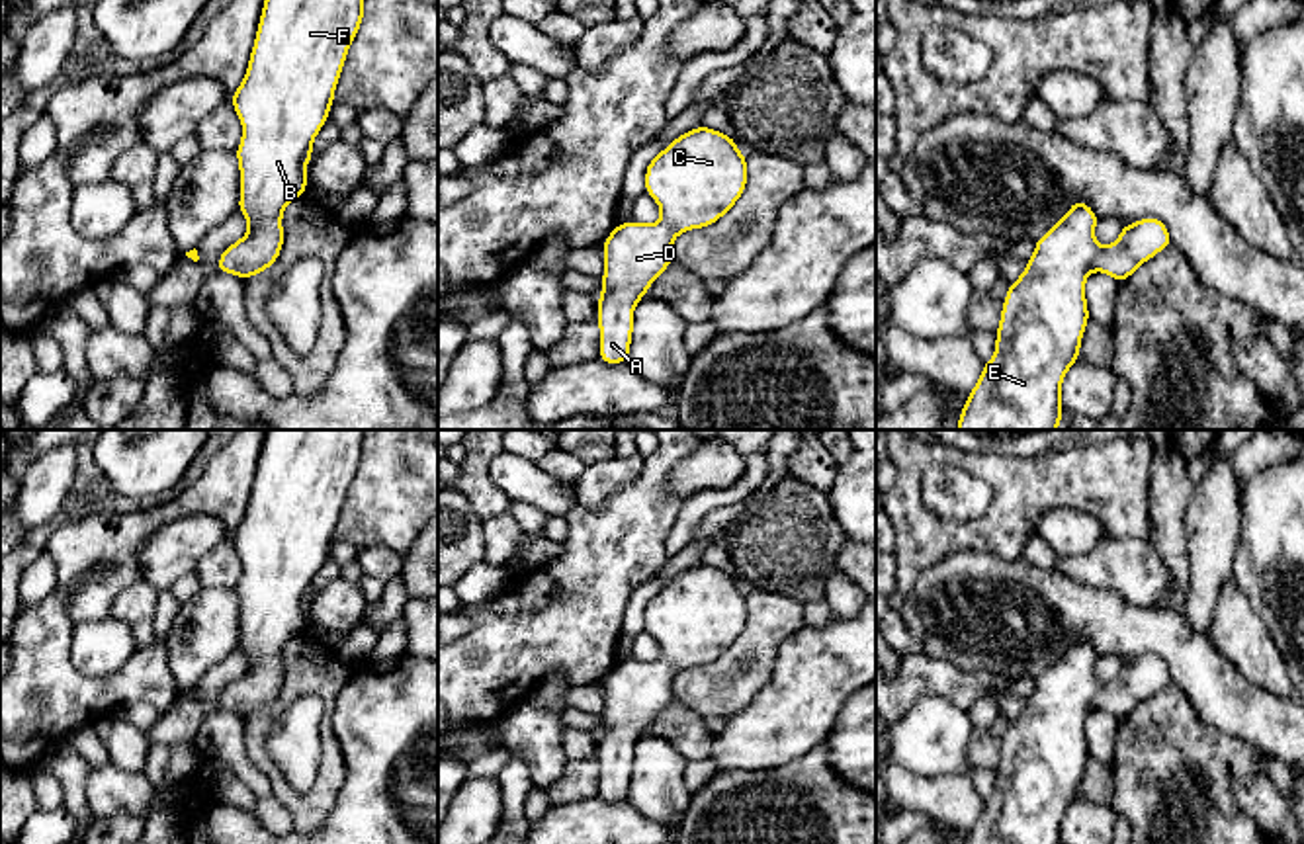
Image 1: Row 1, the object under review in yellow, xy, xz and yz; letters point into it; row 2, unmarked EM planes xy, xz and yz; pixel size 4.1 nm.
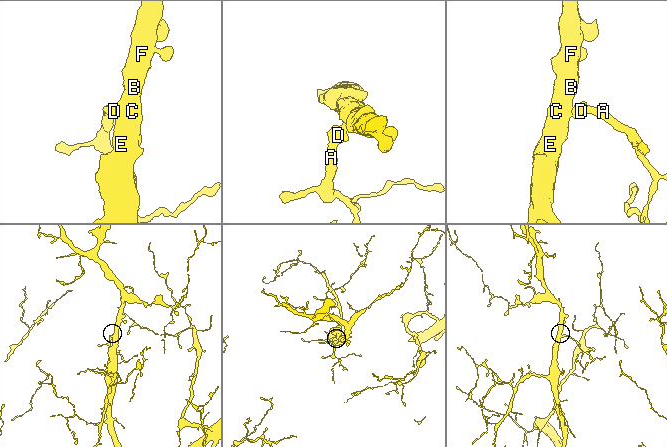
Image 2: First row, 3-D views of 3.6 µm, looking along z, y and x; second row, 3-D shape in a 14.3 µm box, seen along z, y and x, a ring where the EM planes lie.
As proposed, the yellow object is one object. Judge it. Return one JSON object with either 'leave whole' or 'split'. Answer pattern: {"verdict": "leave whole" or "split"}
{"verdict": "leave whole"}

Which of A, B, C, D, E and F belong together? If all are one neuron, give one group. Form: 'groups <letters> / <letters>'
groups A B C D E F

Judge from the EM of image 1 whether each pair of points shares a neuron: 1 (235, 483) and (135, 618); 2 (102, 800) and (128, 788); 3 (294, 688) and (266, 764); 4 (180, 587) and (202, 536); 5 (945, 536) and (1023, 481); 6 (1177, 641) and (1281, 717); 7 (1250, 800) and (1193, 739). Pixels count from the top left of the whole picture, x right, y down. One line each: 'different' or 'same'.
1: different
2: same
3: same
4: different
5: same
6: same
7: different

